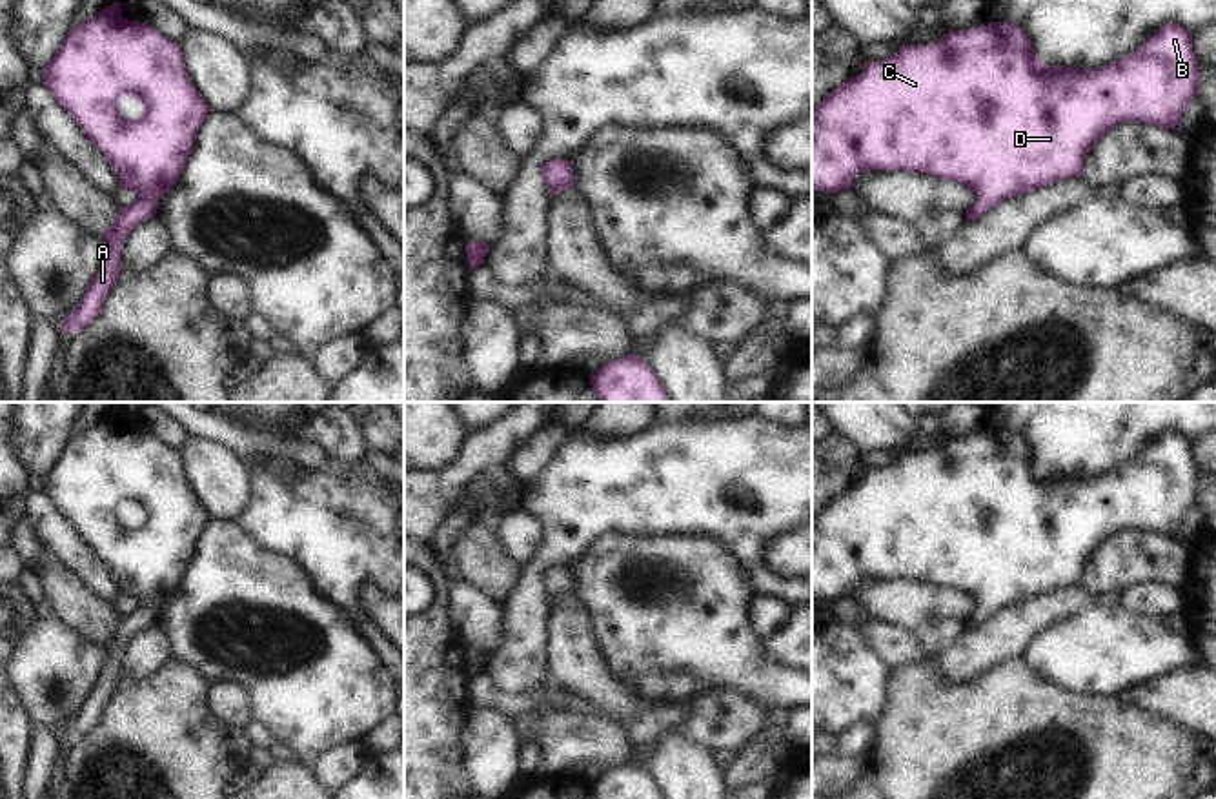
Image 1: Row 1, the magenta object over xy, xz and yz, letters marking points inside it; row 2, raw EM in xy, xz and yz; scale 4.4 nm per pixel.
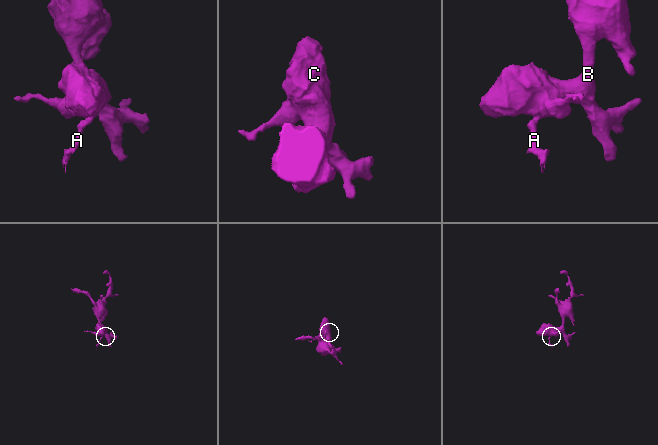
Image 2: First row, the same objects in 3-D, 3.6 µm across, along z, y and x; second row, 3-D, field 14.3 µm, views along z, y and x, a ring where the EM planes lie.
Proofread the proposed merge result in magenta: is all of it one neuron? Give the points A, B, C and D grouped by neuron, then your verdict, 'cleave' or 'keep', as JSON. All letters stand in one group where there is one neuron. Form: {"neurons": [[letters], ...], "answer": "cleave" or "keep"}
{"neurons": [["A", "B", "C", "D"]], "answer": "keep"}

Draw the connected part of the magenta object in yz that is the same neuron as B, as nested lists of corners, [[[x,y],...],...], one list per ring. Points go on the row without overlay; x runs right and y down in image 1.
[[[1008,428],[992,430],[988,433],[979,431],[965,439],[954,439],[948,435],[948,442],[934,451],[901,453],[885,468],[865,470],[865,479],[859,484],[850,484],[837,497],[828,501],[819,513],[812,515],[812,597],[816,601],[825,599],[830,602],[841,597],[850,597],[854,584],[870,577],[928,581],[941,588],[954,588],[972,595],[976,601],[976,610],[965,624],[967,628],[976,628],[1005,606],[1023,602],[1034,595],[1050,593],[1056,588],[1081,582],[1090,555],[1099,548],[1101,542],[1109,541],[1120,530],[1143,530],[1176,537],[1176,531],[1187,517],[1189,510],[1198,504],[1198,488],[1200,475],[1192,459],[1192,439],[1176,430],[1165,431],[1141,455],[1138,455],[1134,460],[1129,460],[1120,470],[1089,477],[1045,473],[1038,466],[1036,455],[1030,451],[1029,442]]]

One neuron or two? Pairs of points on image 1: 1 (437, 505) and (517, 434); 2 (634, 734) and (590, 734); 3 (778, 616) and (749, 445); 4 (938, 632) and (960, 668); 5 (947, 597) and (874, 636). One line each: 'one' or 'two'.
1: one
2: two
3: two
4: two
5: two

